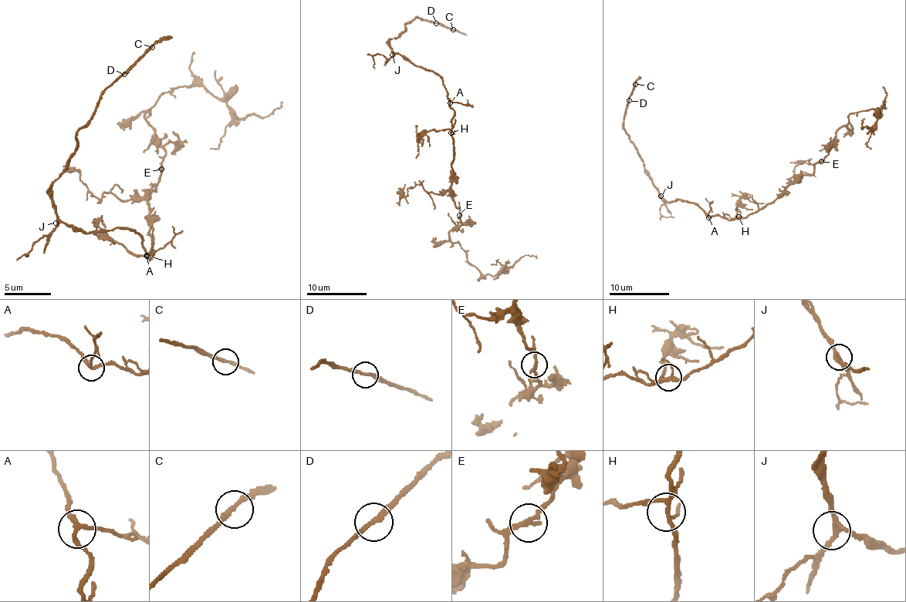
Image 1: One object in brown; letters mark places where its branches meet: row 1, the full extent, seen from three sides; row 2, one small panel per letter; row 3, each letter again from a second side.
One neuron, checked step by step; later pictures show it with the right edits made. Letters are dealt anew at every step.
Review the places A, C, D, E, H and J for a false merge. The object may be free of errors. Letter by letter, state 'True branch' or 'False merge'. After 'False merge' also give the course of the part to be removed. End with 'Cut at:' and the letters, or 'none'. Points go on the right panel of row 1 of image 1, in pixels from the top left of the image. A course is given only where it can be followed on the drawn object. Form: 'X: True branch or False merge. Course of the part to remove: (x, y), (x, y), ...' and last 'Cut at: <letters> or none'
A: True branch
C: True branch
D: True branch
E: True branch
H: True branch
J: True branch
Cut at: none

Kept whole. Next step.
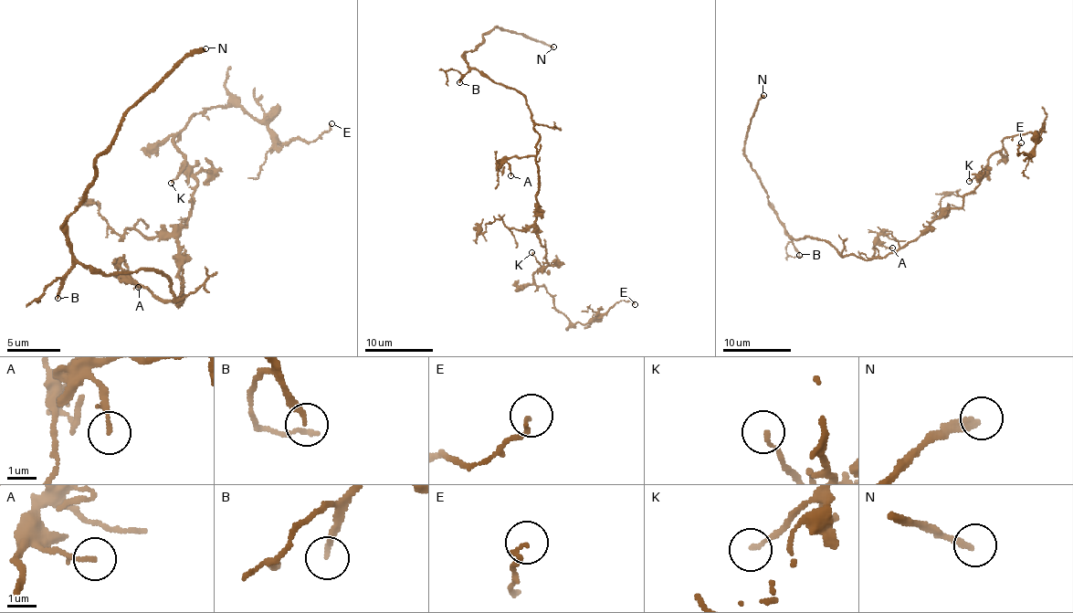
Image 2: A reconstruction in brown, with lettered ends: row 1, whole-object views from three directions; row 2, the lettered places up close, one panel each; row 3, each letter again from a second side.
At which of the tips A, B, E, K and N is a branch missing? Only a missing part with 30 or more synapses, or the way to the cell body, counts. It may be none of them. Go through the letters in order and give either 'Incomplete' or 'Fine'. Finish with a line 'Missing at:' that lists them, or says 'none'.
A: Fine
B: Incomplete
E: Fine
K: Fine
N: Incomplete
Missing at: B, N

